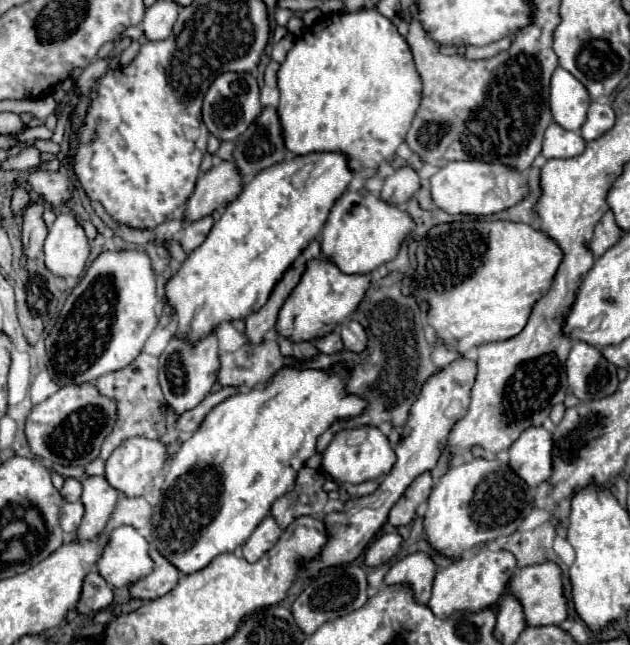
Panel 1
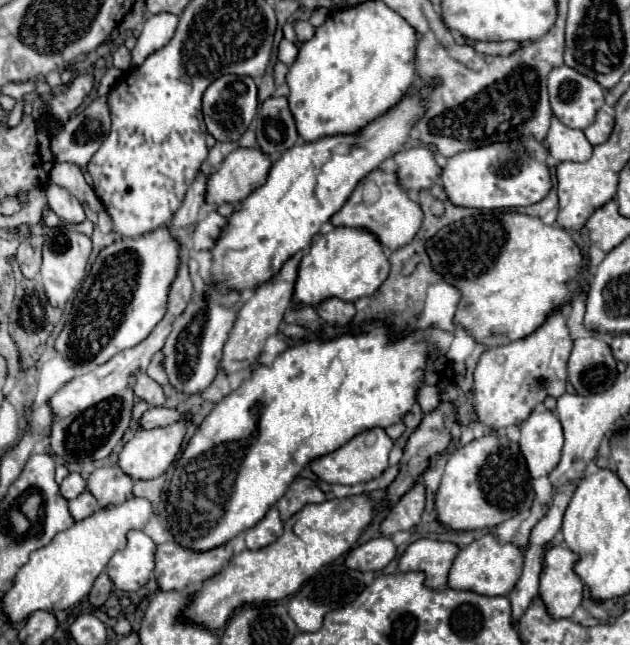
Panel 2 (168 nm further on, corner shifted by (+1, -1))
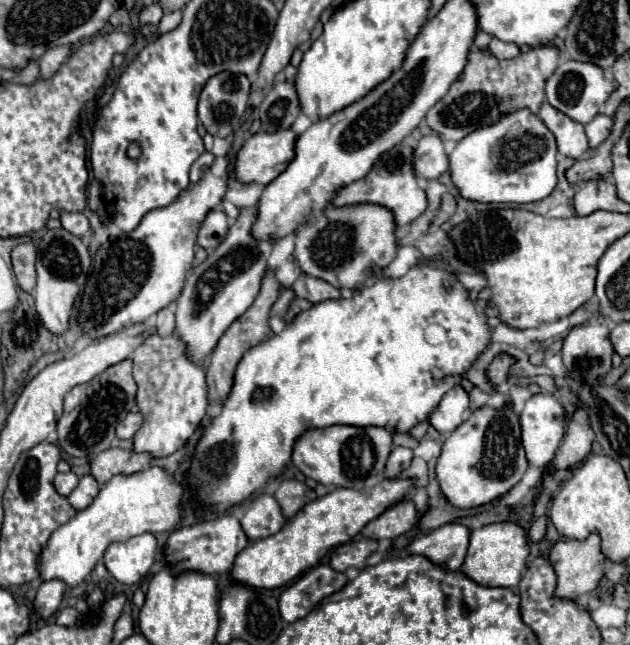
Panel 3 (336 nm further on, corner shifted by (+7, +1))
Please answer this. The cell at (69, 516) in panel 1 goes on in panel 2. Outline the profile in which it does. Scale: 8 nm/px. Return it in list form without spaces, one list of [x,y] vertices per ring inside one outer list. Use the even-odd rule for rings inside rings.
[[[84,490],[78,498],[70,500],[70,514],[74,516],[76,522],[86,518],[86,516],[90,516],[90,514],[94,514],[96,508],[98,508],[98,502],[96,502],[96,498],[88,490]]]

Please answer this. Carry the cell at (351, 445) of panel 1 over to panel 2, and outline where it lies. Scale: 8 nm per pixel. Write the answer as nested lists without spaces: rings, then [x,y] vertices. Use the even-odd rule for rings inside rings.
[[[384,428],[364,430],[364,432],[356,434],[352,440],[348,440],[344,446],[340,446],[338,450],[334,450],[330,454],[324,454],[320,458],[314,458],[310,462],[310,468],[320,480],[324,480],[328,484],[354,486],[354,484],[362,484],[362,482],[378,478],[388,468],[388,454],[390,454],[390,450],[392,450],[392,440],[384,432]]]

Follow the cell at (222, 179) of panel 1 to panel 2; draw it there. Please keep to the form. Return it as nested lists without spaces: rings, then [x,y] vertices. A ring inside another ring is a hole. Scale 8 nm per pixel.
[[[236,148],[208,180],[208,202],[236,204],[260,188],[270,172],[272,160],[260,148]]]

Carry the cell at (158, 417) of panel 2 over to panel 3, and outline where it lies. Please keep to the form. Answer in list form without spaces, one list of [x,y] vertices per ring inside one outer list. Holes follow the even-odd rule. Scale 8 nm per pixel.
[[[130,412],[130,414],[116,426],[116,436],[130,440],[130,438],[138,432],[142,420],[144,420],[144,416],[140,416],[140,412]]]

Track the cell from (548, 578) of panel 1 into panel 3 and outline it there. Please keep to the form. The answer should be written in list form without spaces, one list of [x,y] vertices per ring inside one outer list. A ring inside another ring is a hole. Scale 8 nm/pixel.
[[[590,534],[586,540],[560,540],[548,552],[548,562],[552,564],[558,584],[554,590],[556,598],[570,598],[576,600],[580,594],[592,592],[606,570],[606,558],[600,552],[600,536]]]

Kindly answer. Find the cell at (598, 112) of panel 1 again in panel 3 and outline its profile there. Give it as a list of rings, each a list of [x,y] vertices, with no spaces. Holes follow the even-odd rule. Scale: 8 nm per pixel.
[[[596,114],[594,120],[584,126],[584,130],[586,130],[586,136],[588,136],[590,148],[596,148],[610,134],[610,130],[612,130],[612,118],[606,116],[606,114]]]

